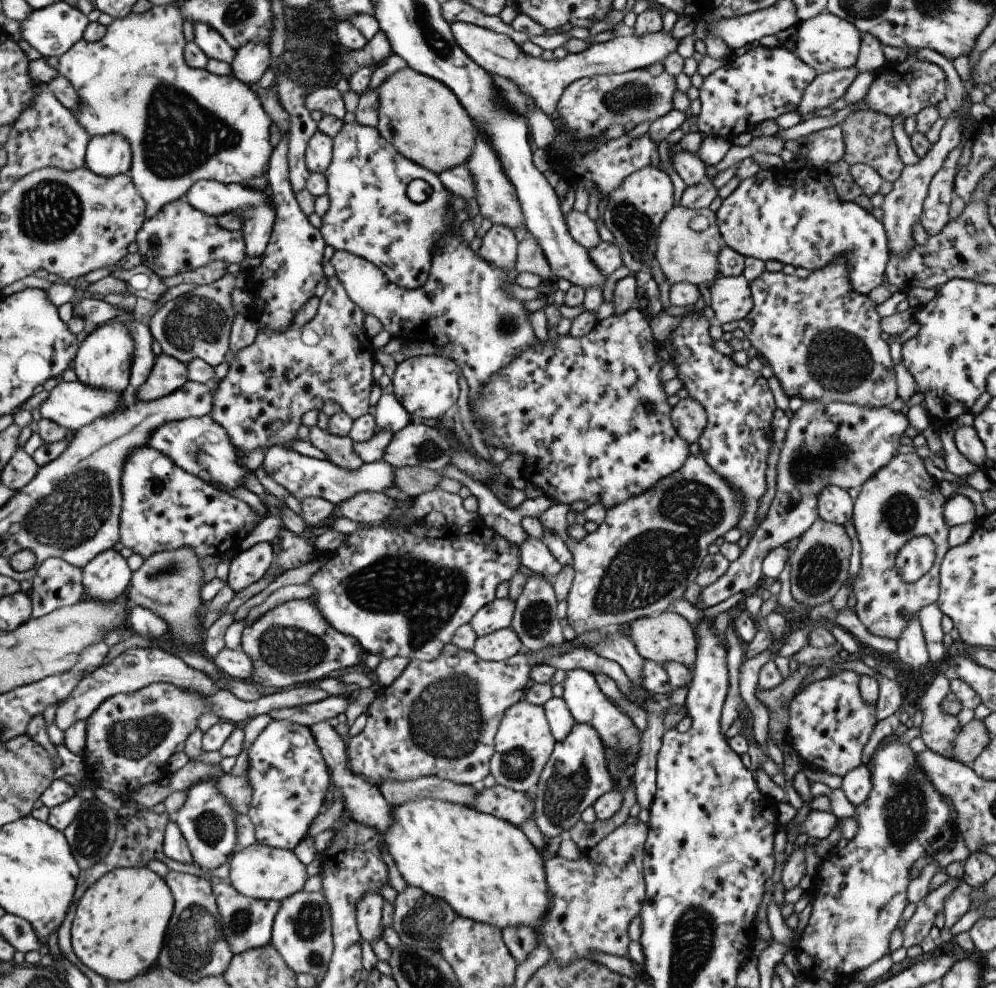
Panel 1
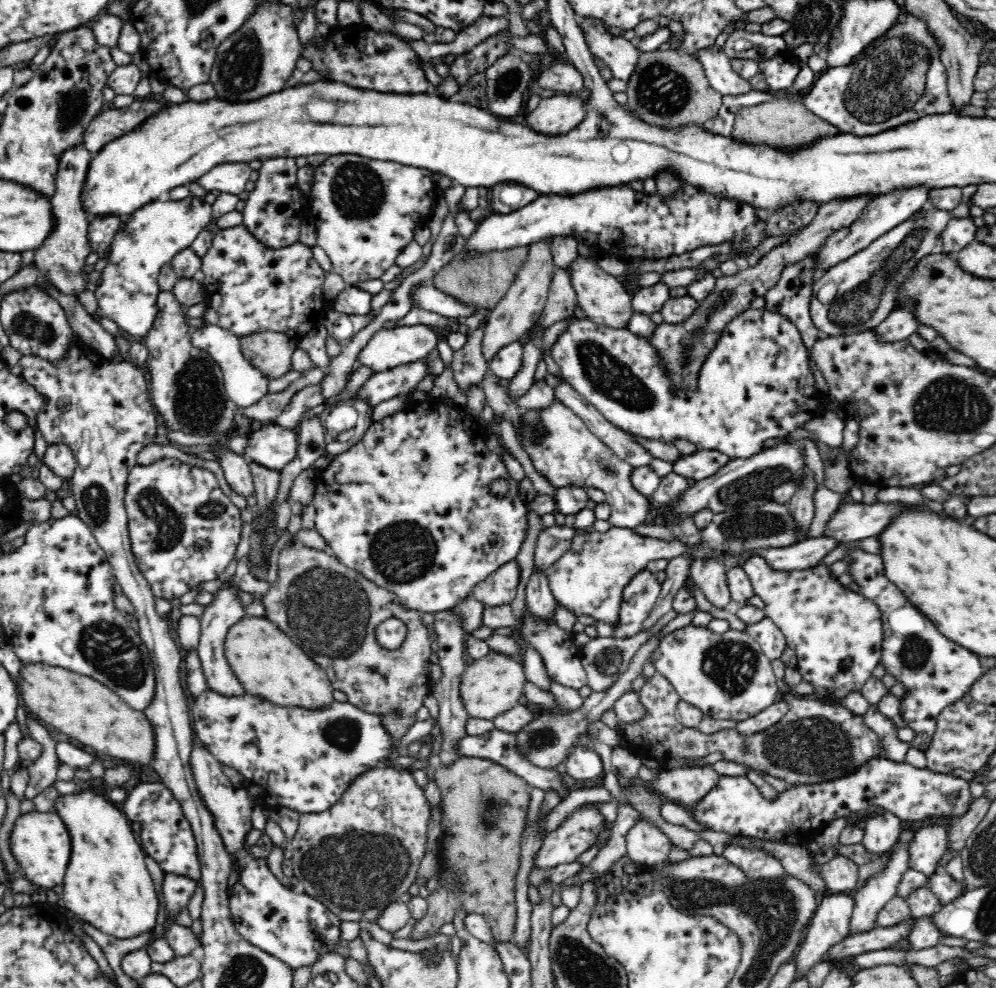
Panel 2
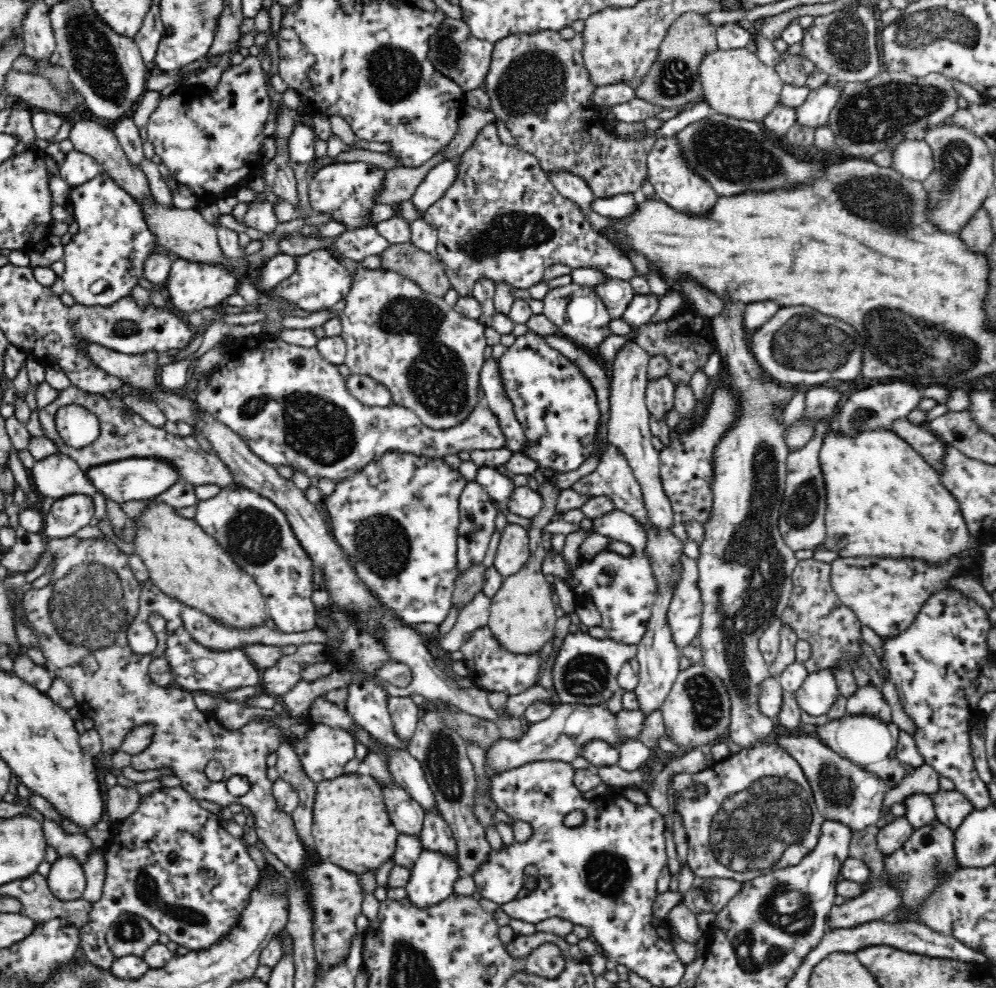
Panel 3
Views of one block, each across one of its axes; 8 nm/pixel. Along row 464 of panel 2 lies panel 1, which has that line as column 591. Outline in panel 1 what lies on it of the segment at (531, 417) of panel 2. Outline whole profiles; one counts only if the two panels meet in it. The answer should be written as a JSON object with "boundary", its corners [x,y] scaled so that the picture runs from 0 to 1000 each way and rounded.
{"boundary":[[[693,461],[689,468],[685,471],[685,474],[666,484],[664,487],[659,488],[654,495],[647,497],[647,500],[641,501],[640,503],[635,503],[630,507],[620,509],[618,512],[615,512],[613,515],[609,516],[608,524],[601,533],[592,540],[589,540],[583,548],[575,546],[570,540],[570,528],[569,528],[569,519],[571,517],[571,510],[566,509],[556,509],[550,513],[550,516],[547,516],[541,523],[540,526],[543,528],[544,532],[550,535],[554,540],[558,540],[562,546],[568,550],[568,553],[572,556],[572,560],[575,563],[576,574],[576,585],[575,591],[571,597],[570,609],[569,609],[569,619],[566,622],[570,629],[570,633],[574,635],[579,645],[588,639],[600,639],[605,636],[611,635],[612,633],[618,633],[621,635],[627,631],[635,631],[639,627],[646,627],[651,624],[657,624],[659,622],[665,621],[669,618],[669,615],[673,613],[677,607],[686,605],[685,602],[691,593],[698,589],[699,582],[702,576],[704,567],[711,561],[711,553],[717,550],[721,545],[725,545],[731,536],[739,534],[740,530],[743,528],[743,525],[746,521],[746,504],[741,497],[738,497],[738,494],[721,479],[707,466],[707,463],[703,461]]]}

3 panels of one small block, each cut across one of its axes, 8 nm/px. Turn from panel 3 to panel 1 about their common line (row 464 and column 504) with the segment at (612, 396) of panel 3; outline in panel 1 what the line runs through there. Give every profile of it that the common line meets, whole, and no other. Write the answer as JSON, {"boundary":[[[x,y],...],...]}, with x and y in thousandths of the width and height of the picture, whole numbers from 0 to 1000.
{"boundary":[[[512,635],[480,645],[475,656],[487,669],[505,669],[524,658],[524,649]]]}

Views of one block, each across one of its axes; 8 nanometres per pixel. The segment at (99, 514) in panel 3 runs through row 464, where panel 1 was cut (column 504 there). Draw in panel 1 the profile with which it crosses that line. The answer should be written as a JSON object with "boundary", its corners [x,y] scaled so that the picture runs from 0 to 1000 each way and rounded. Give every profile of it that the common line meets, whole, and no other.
{"boundary":[[[452,23],[453,31],[460,47],[489,74],[513,81],[528,97],[535,99],[537,107],[543,109],[546,115],[557,120],[559,103],[566,90],[577,81],[597,76],[615,76],[630,74],[639,70],[647,70],[658,63],[665,63],[673,53],[677,53],[682,46],[675,38],[674,32],[665,31],[640,37],[617,37],[609,44],[594,44],[583,54],[570,54],[566,59],[546,61],[527,54],[523,47],[512,35],[496,32],[492,29],[474,23]]]}

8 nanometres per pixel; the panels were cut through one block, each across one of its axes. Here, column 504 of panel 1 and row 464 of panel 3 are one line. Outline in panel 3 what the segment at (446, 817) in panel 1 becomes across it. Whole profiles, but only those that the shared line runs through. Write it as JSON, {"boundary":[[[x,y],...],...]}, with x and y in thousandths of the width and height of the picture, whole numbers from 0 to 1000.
{"boundary":[[[871,433],[859,440],[831,435],[825,445],[825,451],[823,451],[821,467],[823,467],[823,474],[827,483],[830,508],[828,518],[829,543],[824,551],[825,556],[838,557],[841,559],[841,563],[845,565],[918,565],[918,567],[930,567],[932,571],[940,573],[948,567],[968,559],[976,551],[976,541],[972,537],[972,531],[966,523],[966,517],[962,514],[962,506],[960,506],[958,500],[946,491],[941,476],[934,472],[922,456],[919,456],[914,449],[906,445],[895,433],[884,433],[884,435]]]}

